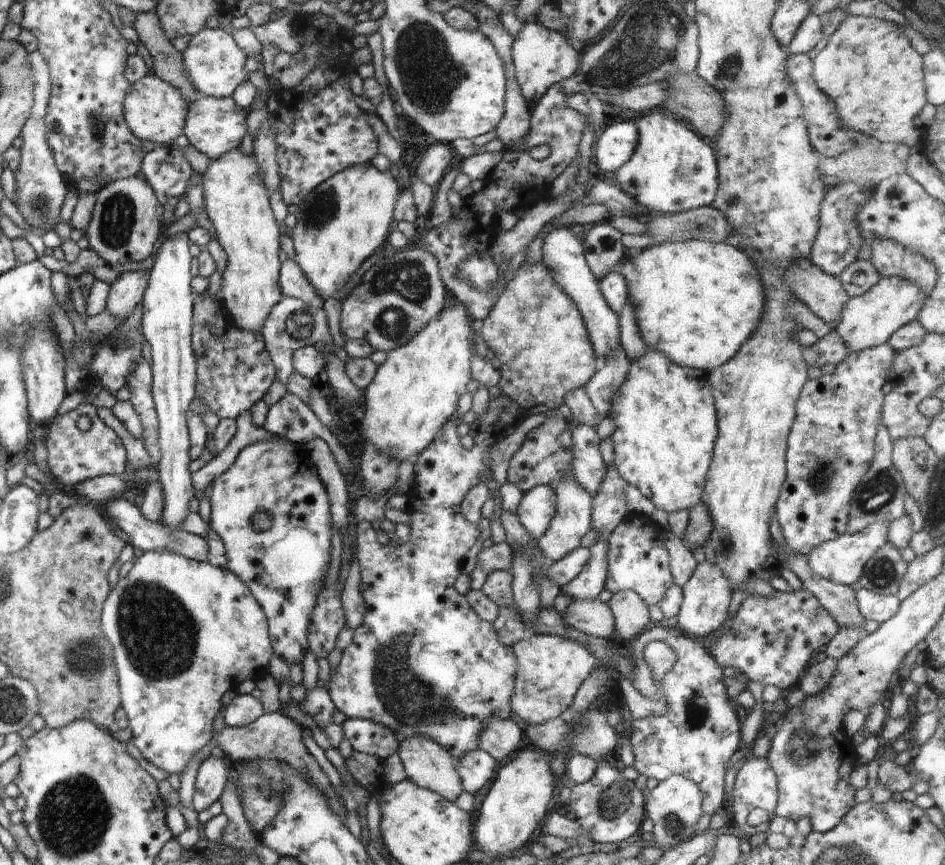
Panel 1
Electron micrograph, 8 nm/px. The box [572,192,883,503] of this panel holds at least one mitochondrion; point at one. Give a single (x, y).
(819, 476)

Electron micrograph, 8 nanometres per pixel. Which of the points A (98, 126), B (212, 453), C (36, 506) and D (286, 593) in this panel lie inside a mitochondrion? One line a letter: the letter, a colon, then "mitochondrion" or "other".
A: mitochondrion
B: other
C: other
D: other

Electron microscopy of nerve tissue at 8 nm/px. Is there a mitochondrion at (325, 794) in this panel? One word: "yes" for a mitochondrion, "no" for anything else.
no

